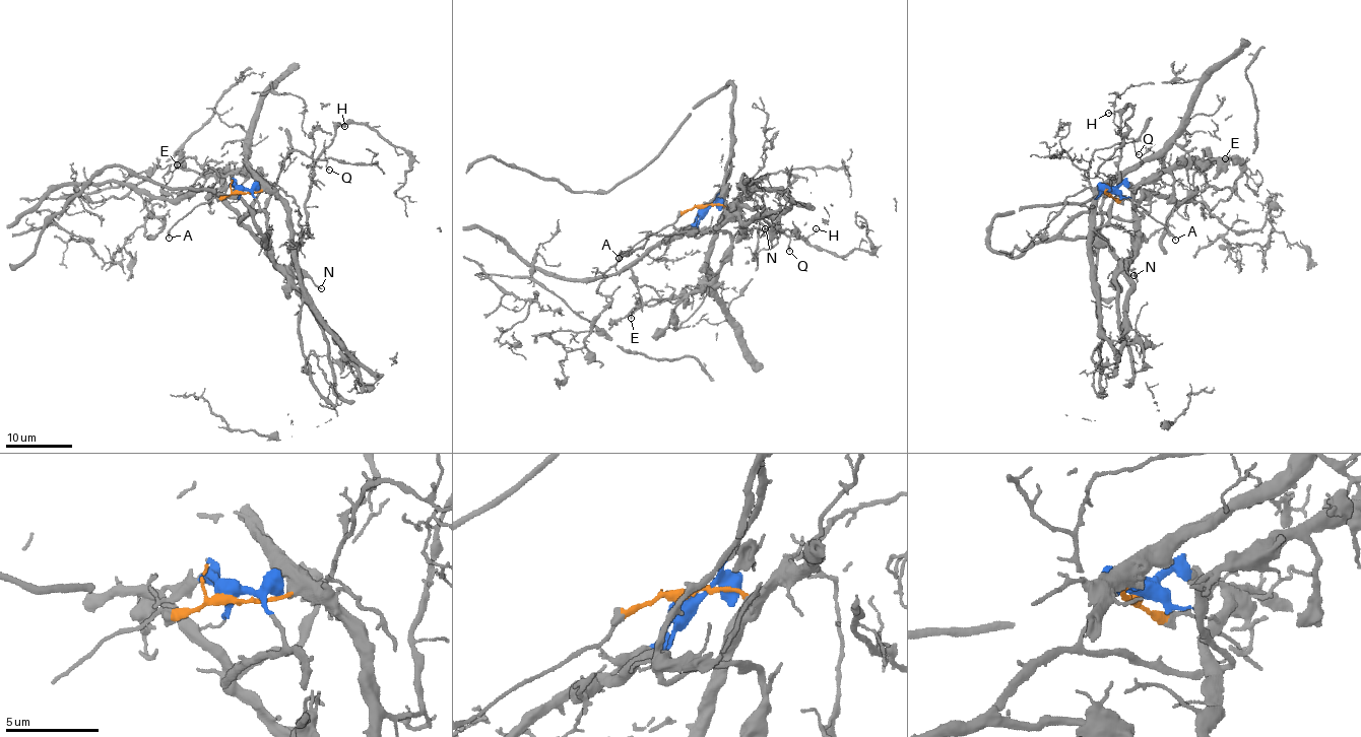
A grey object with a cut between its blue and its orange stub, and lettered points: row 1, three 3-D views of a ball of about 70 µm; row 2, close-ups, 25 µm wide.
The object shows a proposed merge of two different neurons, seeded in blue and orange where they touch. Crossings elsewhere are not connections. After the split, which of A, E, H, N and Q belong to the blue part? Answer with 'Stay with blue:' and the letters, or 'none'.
Stay with blue: E, N

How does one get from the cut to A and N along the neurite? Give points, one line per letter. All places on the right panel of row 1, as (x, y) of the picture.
A: (1108, 192), (1116, 199), (1127, 199), (1142, 208), (1175, 240)
N: (1108, 192), (1137, 201), (1129, 259), (1124, 268), (1133, 275)

